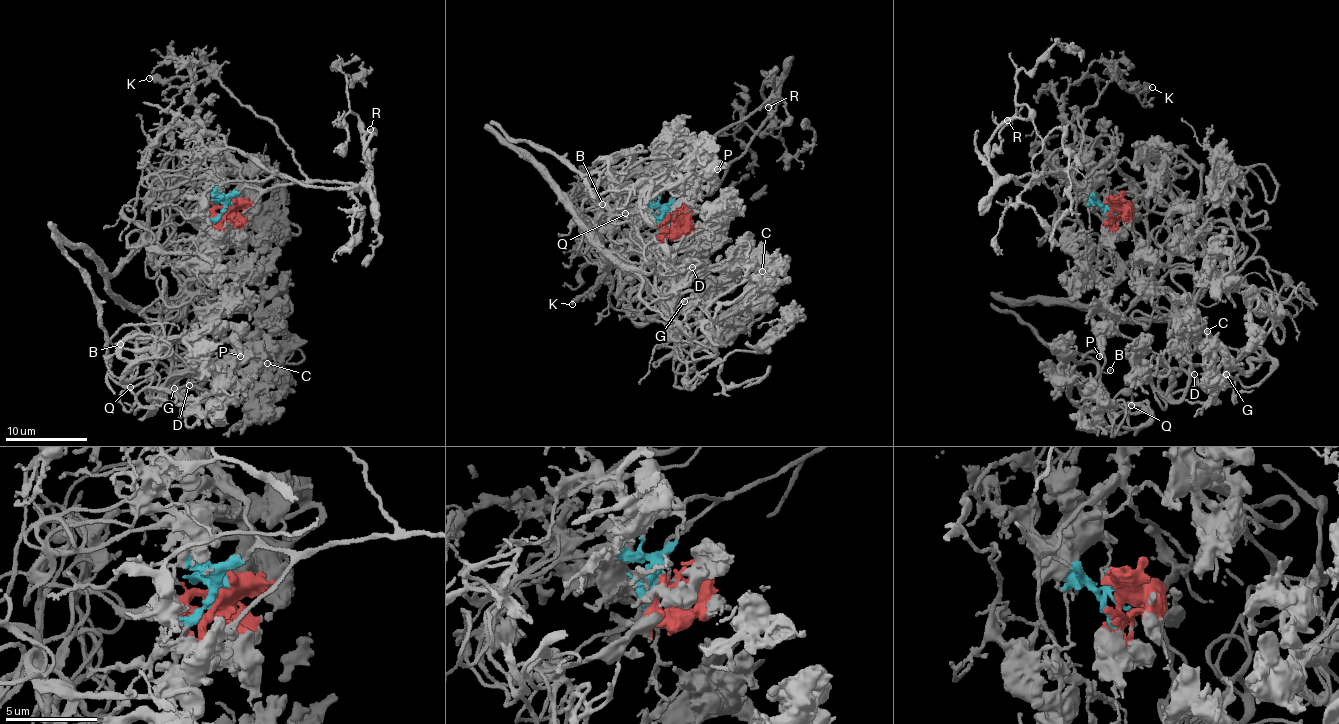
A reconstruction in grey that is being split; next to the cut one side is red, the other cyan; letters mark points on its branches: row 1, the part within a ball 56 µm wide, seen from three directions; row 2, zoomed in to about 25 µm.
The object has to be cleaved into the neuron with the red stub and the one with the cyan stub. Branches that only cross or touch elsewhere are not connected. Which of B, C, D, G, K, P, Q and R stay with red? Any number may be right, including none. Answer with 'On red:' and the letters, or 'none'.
On red: B, C, D, G, P, Q

